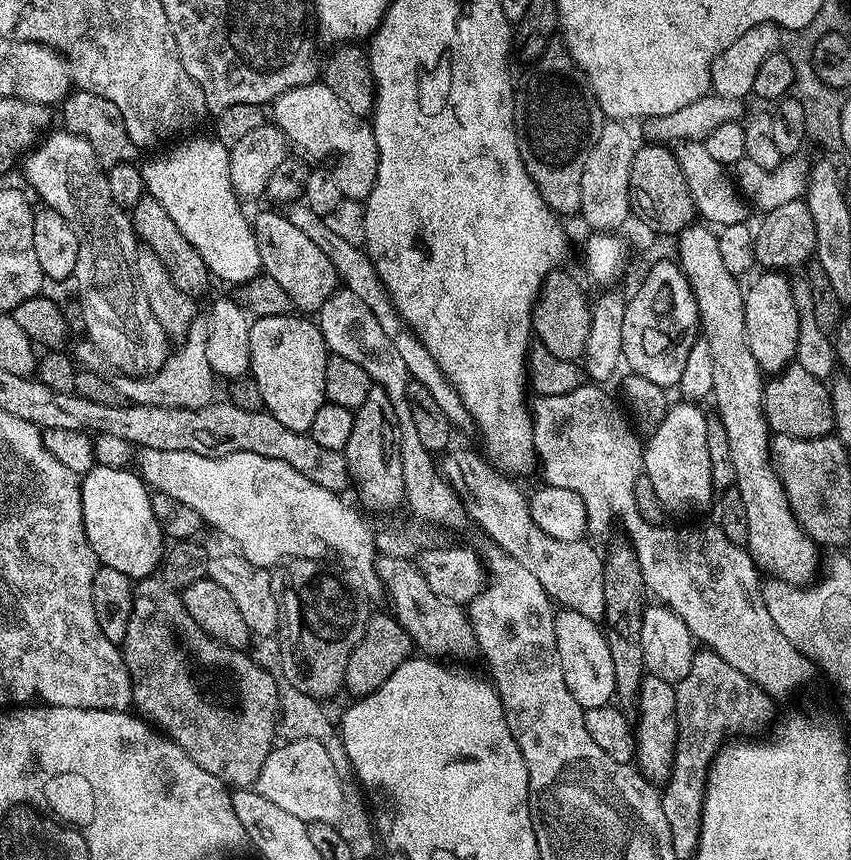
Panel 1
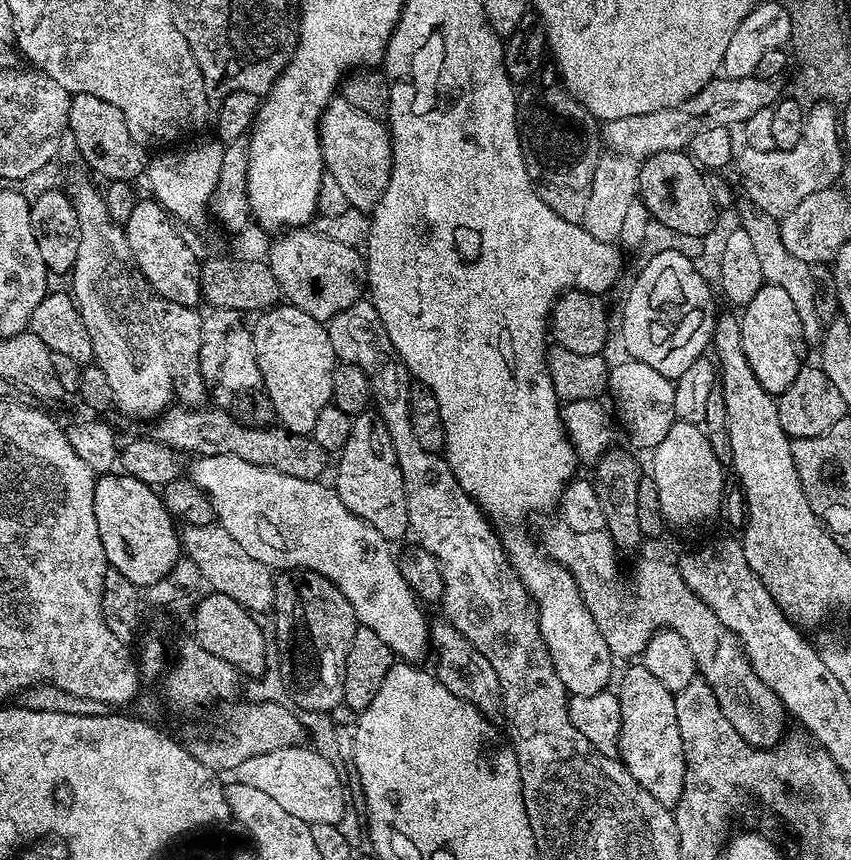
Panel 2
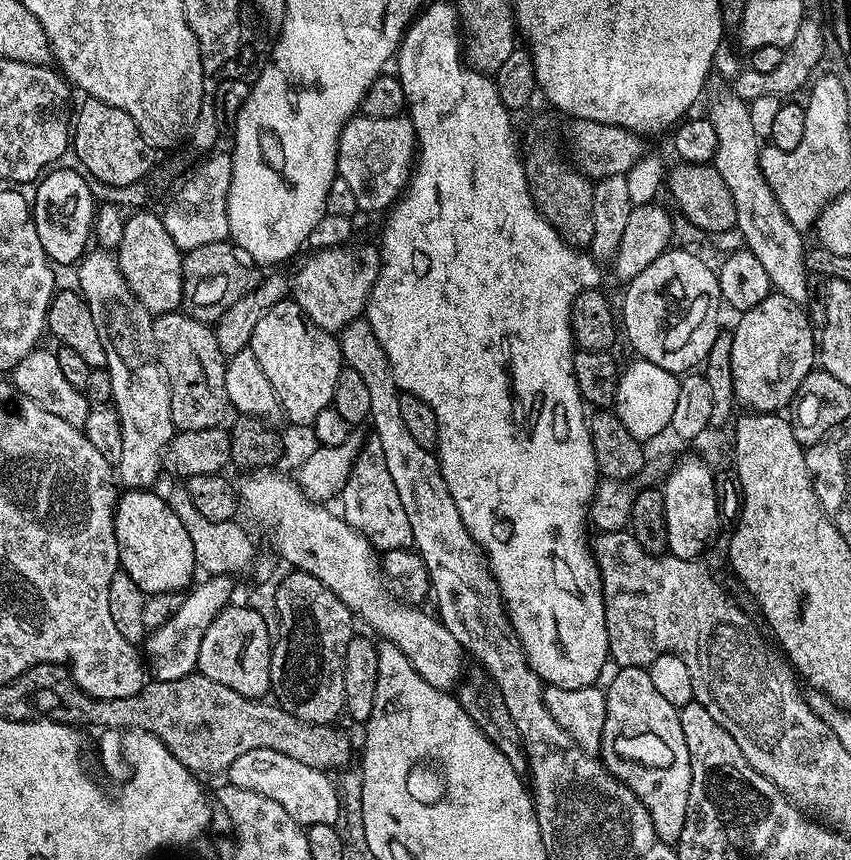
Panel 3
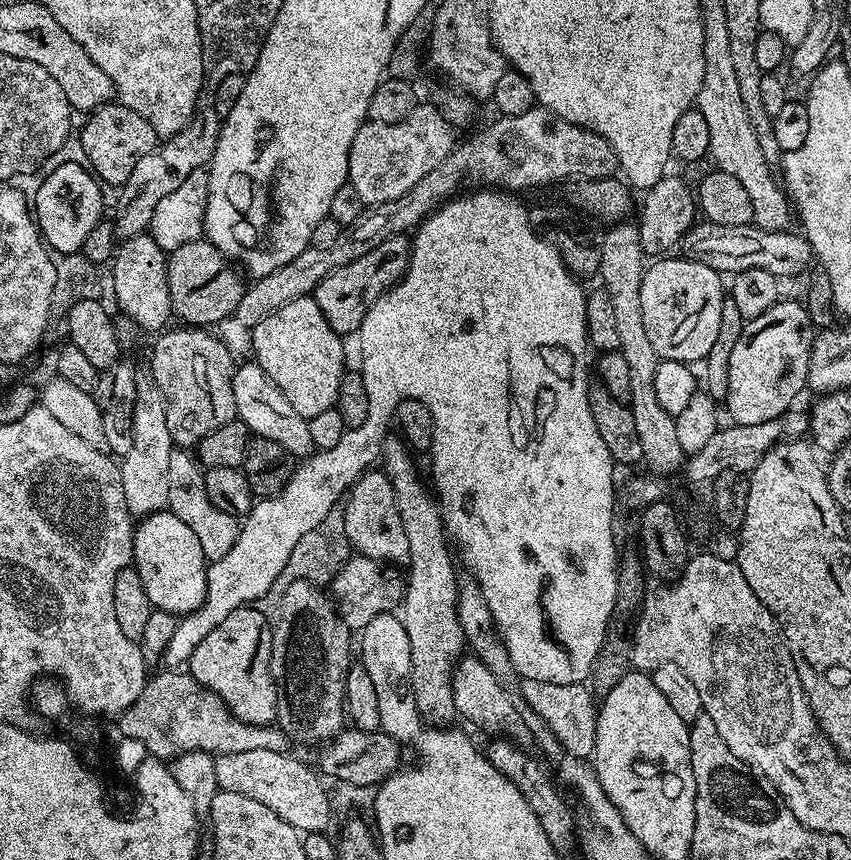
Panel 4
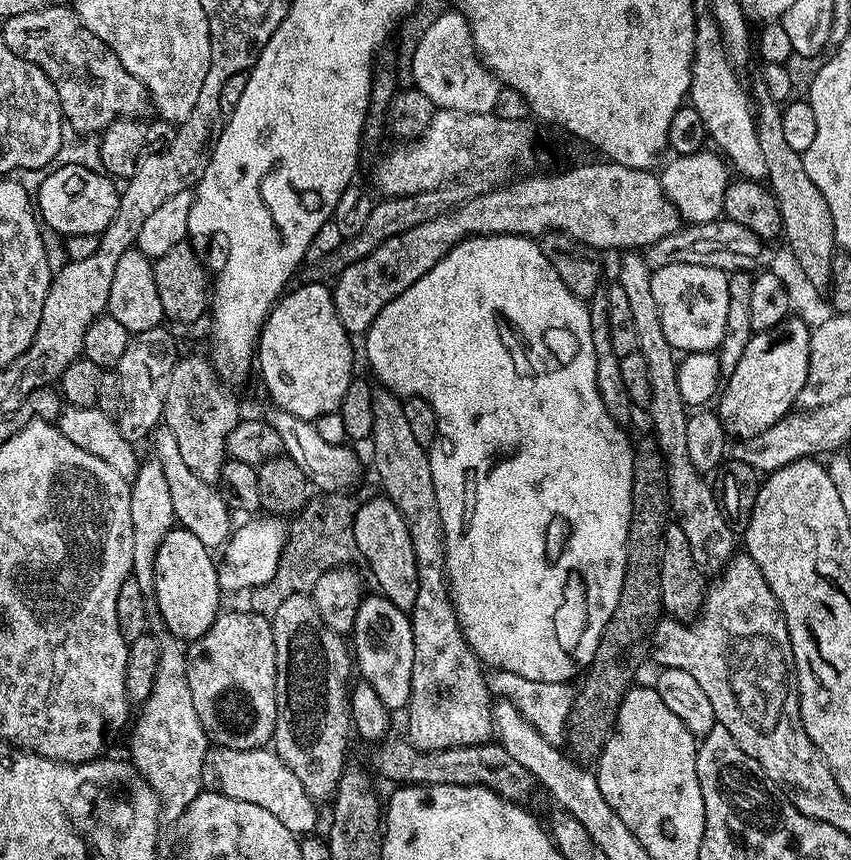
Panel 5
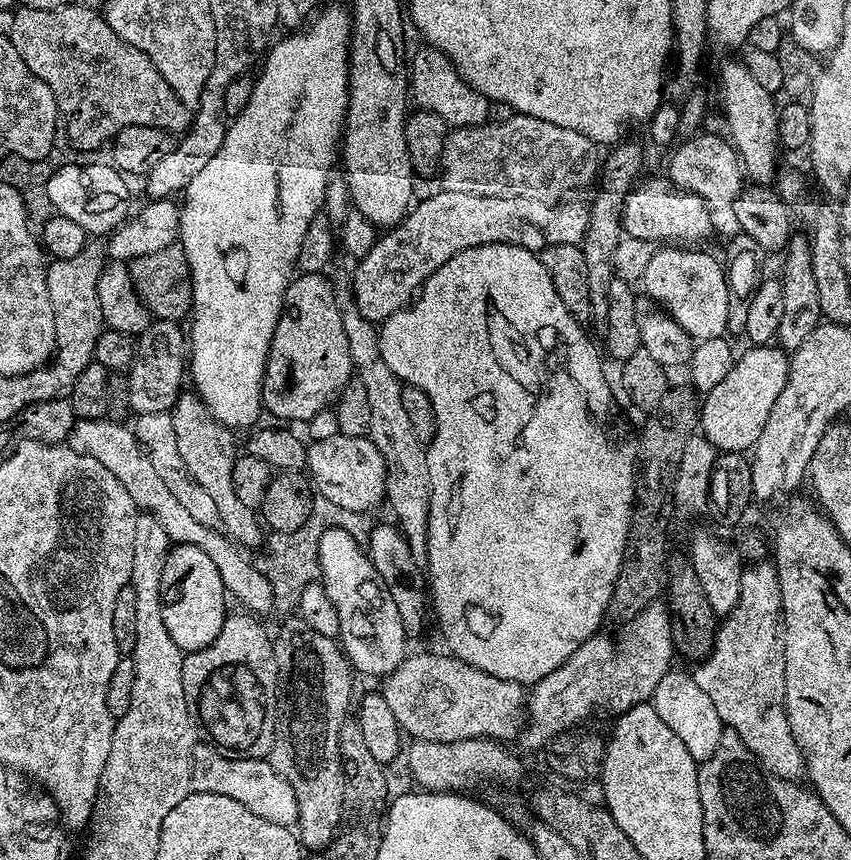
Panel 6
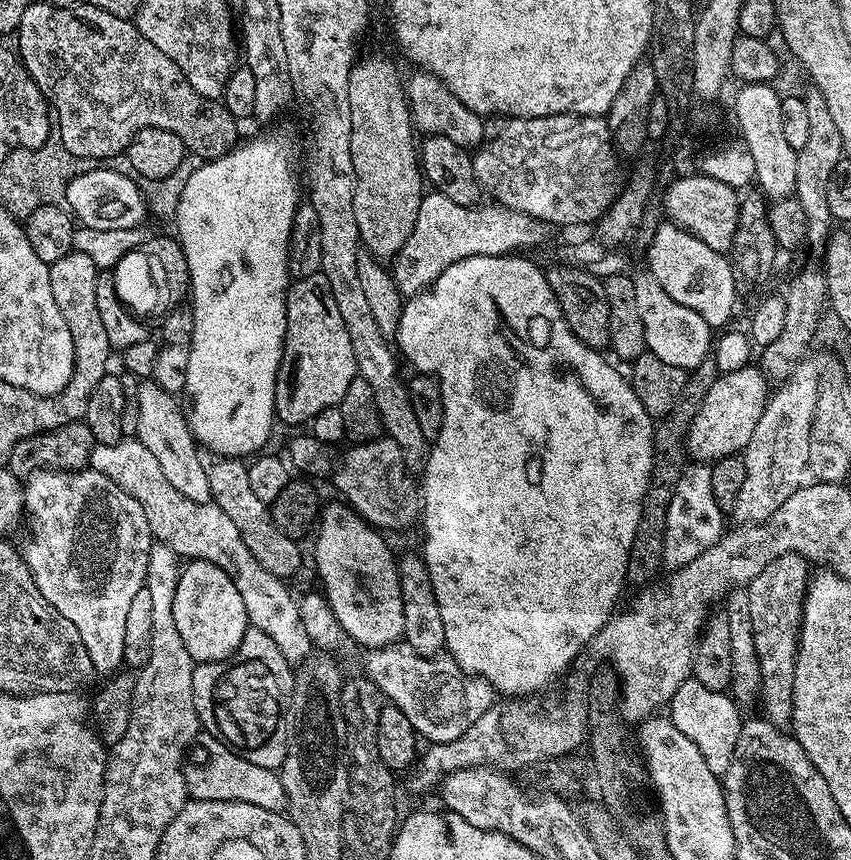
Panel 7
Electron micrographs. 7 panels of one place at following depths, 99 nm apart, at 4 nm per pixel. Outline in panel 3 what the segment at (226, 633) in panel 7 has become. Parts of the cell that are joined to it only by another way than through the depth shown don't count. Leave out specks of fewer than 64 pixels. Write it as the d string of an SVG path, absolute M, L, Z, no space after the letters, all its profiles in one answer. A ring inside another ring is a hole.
M133 488L119 493L114 534L118 540L121 569L130 574L148 596L163 592L183 593L193 583L192 575L198 572L198 565L190 534L186 534L186 526L182 526L182 518L174 514L171 503L165 497L163 500L156 490Z

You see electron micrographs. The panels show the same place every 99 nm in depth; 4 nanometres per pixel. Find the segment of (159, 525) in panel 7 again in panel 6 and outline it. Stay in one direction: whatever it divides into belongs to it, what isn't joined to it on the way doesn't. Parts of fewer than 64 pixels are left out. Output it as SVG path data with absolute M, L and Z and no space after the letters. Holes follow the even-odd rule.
M112 418L77 419L76 425L70 430L66 444L83 456L102 462L102 466L106 466L106 470L110 470L110 474L114 474L114 478L118 478L122 486L126 486L126 494L134 498L137 509L147 510L154 519L162 522L162 528L166 530L169 541L173 545L189 544L198 546L198 550L206 550L206 554L210 554L210 558L214 561L214 566L218 566L218 574L222 574L224 591L229 597L237 596L248 607L245 609L252 614L271 610L274 595L272 586L263 571L259 567L255 568L244 557L247 555L223 531L215 527L202 526L202 522L196 521L191 514L187 513L186 509L178 503L178 498L170 494L166 482L158 478L154 470L154 462L141 448L140 441L136 439L135 431L131 427L123 428L122 425L115 424Z

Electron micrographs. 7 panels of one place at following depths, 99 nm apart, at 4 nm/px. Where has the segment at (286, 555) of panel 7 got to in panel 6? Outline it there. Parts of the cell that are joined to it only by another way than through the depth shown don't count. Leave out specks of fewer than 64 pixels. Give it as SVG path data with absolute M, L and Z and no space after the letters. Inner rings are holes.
M192 390L181 391L170 415L174 422L174 435L178 438L178 454L182 454L182 462L186 462L186 470L194 478L194 482L198 482L198 486L202 486L202 490L210 494L220 515L219 527L241 549L256 548L260 543L261 547L266 540L261 517L257 509L246 506L246 502L238 498L238 490L234 486L234 462L238 452L237 449L232 449L233 429L215 420L208 413L208 407Z

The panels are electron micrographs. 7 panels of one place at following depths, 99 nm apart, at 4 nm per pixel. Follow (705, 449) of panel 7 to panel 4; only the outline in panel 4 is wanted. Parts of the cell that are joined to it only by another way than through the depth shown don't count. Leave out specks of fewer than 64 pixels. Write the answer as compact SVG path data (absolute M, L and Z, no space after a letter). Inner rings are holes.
M781 298L774 306L770 306L770 310L766 310L766 314L758 314L758 318L745 323L730 357L726 407L732 424L758 426L758 422L770 422L783 416L795 405L792 403L795 402L796 395L802 390L805 391L808 383L807 367L810 366L813 339L812 315L801 301L799 304L796 300Z

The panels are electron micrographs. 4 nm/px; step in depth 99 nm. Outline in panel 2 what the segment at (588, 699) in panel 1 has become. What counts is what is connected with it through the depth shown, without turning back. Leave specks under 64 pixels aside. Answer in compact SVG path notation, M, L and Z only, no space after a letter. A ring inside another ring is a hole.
M508 528L502 532L502 539L518 578L526 586L536 606L540 633L550 650L554 670L558 670L558 678L562 678L564 688L574 696L605 691L609 687L614 658L606 646L606 638L602 638L598 626L594 626L594 618L590 616L590 610L586 610L586 602L582 602L582 594L572 575L547 555L541 554L538 548L536 553L526 533Z

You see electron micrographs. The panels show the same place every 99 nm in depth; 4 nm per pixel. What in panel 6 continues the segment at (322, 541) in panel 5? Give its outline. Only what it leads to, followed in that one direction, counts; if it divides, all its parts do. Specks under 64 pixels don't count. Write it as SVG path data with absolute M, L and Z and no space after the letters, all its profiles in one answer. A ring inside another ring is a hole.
M315 493L306 526L302 526L294 532L275 532L267 541L266 549L268 548L269 554L266 558L266 566L263 565L262 571L272 586L273 595L277 599L295 599L299 597L306 585L313 584L319 579L318 544L320 544L322 536L329 528L345 528L356 542L361 546L366 546L375 524L375 519L369 513L344 510L325 496Z

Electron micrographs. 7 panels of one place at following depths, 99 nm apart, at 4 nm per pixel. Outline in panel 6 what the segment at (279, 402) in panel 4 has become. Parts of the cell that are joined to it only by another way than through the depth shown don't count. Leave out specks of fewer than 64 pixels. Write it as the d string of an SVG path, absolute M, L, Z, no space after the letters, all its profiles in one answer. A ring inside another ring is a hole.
M338 434L313 441L307 449L306 468L317 493L350 512L370 514L383 505L388 471L381 451L368 437Z

